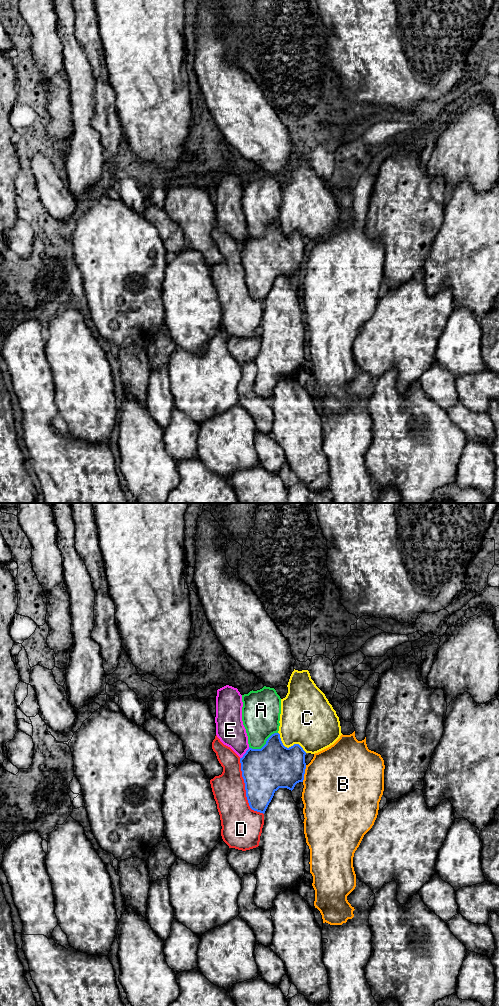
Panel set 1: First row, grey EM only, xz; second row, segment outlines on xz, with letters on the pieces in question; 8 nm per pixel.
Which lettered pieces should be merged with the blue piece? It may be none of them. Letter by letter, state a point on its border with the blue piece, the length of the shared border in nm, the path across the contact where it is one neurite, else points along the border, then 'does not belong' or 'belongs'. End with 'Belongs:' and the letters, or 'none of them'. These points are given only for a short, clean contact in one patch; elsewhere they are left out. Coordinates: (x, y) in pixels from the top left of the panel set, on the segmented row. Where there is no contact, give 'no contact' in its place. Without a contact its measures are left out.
A: xz (265, 744) | 260 nm | does not belong
B: xz (304, 773) | 140 nm | does not belong
C: xz (289, 747) | 280 nm | does not belong
D: xz (245, 789) | 500 nm | does not belong
E: xz (245, 753) | 120 nm | does not belong
Belongs: none of them

